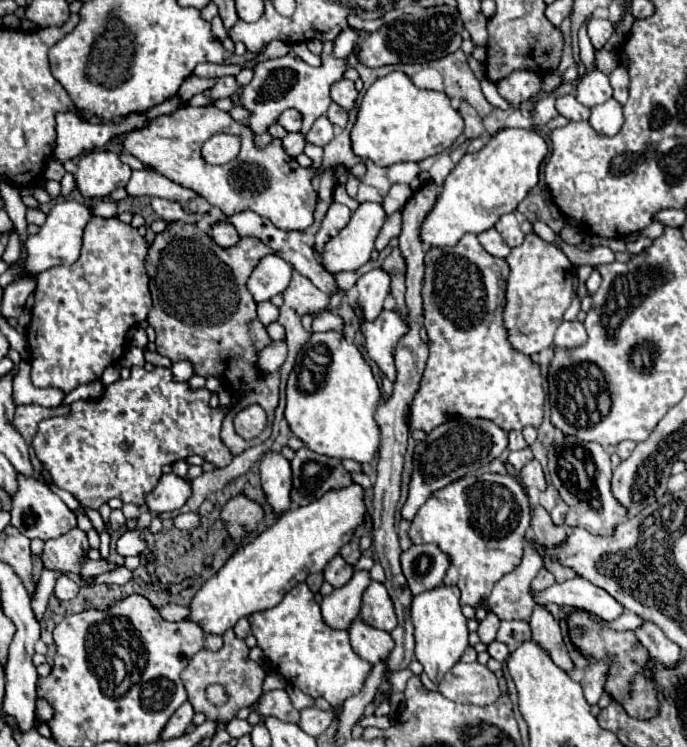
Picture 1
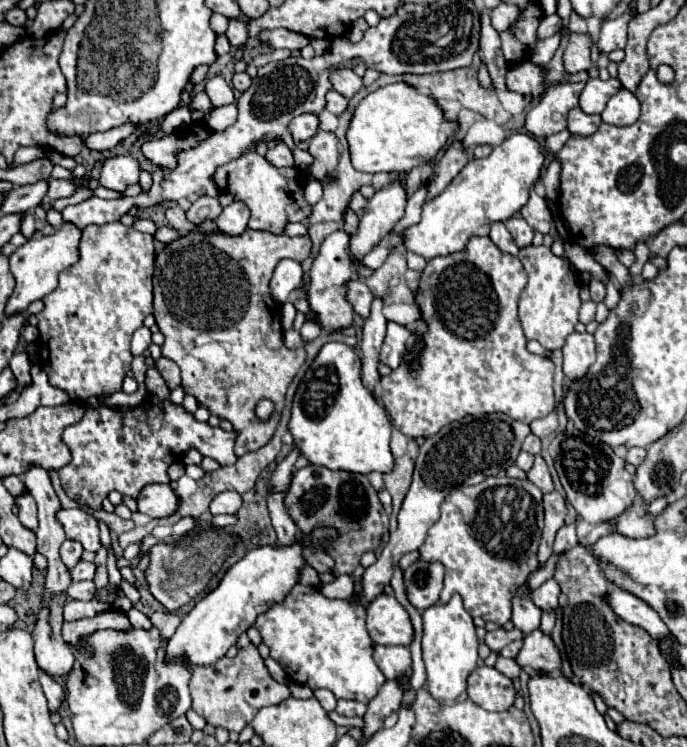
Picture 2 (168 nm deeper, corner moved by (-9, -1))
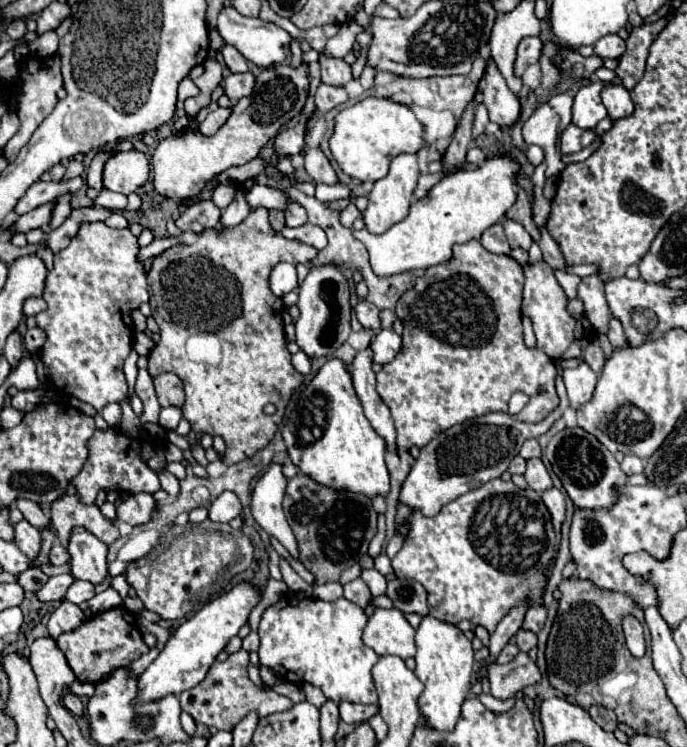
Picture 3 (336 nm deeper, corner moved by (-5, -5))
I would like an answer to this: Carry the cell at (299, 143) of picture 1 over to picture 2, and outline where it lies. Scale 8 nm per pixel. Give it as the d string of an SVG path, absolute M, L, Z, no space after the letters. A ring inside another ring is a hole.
M282 141L268 149L266 159L270 163L274 163L276 167L292 167L294 165L294 153L292 153L292 149L286 147L286 143L282 143Z

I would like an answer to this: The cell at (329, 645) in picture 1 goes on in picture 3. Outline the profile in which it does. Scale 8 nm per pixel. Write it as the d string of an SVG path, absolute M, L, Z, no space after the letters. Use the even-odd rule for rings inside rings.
M340 597L336 601L284 599L270 605L258 625L260 665L272 667L284 681L312 683L336 703L378 703L372 667L378 655L362 643L362 631L368 617L352 601Z

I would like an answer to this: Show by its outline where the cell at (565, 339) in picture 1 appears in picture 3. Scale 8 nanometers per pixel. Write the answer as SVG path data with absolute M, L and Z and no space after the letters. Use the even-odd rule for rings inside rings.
M580 363L580 367L576 367L576 369L564 371L562 379L564 379L566 391L568 391L570 407L574 411L592 399L598 379L596 379L596 373L586 363Z

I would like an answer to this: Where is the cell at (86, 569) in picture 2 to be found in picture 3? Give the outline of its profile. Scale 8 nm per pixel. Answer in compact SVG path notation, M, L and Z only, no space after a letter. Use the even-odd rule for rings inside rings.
M64 573L64 575L56 575L56 577L50 577L48 583L46 583L36 595L38 595L38 599L44 601L44 603L50 603L50 601L62 601L64 595L66 595L66 591L68 591L68 587L70 587L72 583L74 583L72 575L68 575L68 573Z

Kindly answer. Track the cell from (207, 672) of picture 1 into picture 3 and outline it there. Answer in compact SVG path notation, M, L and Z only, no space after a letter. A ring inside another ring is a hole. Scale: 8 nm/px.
M242 649L228 655L228 659L224 663L218 663L218 661L212 663L212 667L208 669L202 683L198 683L196 687L192 687L192 689L178 695L182 711L190 713L194 717L194 721L198 721L198 723L230 731L250 711L258 711L260 717L268 717L272 713L292 709L294 703L288 697L282 697L274 691L264 691L248 679L248 671L246 671L248 663L250 663L248 653L242 651Z

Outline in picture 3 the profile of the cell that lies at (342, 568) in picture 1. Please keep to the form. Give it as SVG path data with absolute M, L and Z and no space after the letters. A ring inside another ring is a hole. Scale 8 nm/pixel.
M272 463L270 469L258 479L254 491L252 491L252 503L250 511L254 519L262 525L262 529L270 535L274 535L292 557L296 555L296 539L292 535L292 529L288 527L282 511L282 499L284 499L284 487L286 477L282 475L282 465Z

